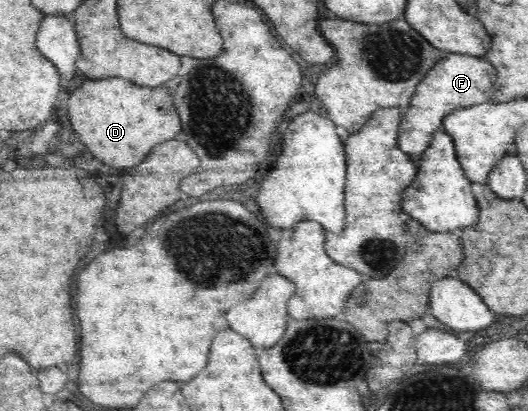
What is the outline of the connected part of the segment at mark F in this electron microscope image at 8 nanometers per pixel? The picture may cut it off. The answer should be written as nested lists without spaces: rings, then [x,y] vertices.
[[[450,53],[441,59],[416,86],[409,108],[404,114],[398,134],[398,147],[419,164],[423,152],[429,148],[433,135],[443,129],[444,118],[454,110],[491,101],[495,68],[475,56]]]

